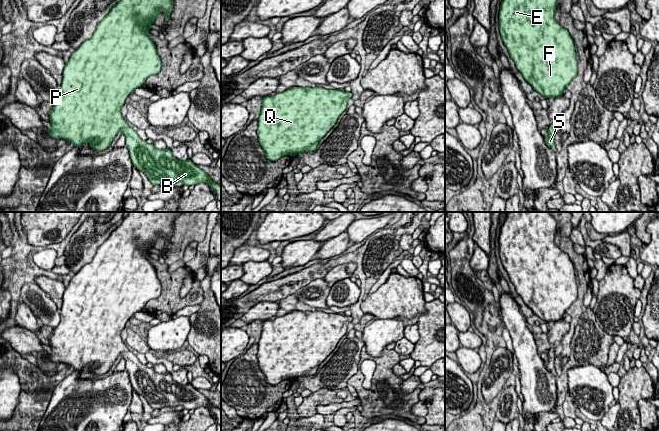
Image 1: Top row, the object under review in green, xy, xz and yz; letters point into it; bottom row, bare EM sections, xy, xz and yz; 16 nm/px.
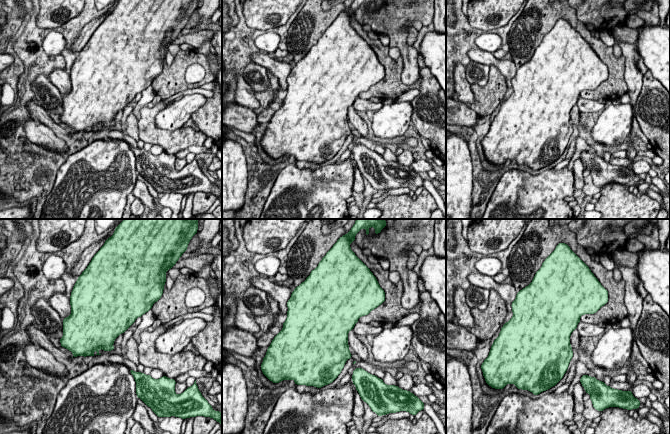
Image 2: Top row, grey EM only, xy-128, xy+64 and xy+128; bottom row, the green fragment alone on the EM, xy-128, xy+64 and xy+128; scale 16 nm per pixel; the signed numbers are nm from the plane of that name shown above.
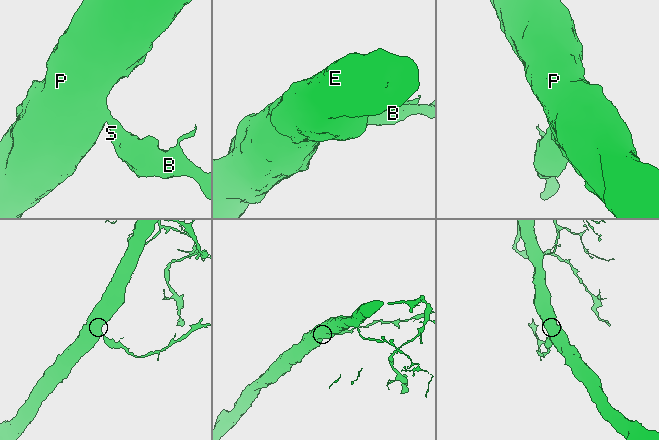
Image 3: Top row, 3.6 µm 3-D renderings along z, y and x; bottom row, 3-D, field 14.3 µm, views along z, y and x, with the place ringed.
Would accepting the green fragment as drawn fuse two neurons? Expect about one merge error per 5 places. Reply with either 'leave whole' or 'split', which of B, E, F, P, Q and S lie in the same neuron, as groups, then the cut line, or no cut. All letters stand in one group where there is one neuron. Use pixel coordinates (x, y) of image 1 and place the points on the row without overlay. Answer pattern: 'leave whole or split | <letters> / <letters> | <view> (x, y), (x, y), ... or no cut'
leave whole | B E F P Q S | no cut

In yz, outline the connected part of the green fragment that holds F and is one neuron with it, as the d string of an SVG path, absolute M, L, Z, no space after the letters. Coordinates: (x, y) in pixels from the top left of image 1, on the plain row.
M507 212L500 229L499 253L502 265L511 283L524 303L546 323L563 319L566 310L578 297L578 286L573 264L569 256L555 244L557 222L550 212Z

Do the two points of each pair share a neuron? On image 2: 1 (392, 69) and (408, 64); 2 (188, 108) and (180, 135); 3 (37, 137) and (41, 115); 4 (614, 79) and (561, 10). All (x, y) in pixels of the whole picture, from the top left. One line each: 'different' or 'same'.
1: different
2: different
3: different
4: same

